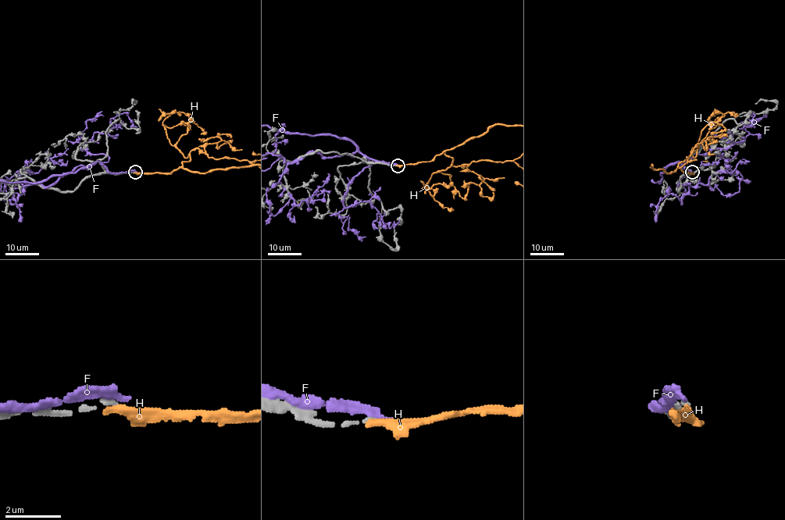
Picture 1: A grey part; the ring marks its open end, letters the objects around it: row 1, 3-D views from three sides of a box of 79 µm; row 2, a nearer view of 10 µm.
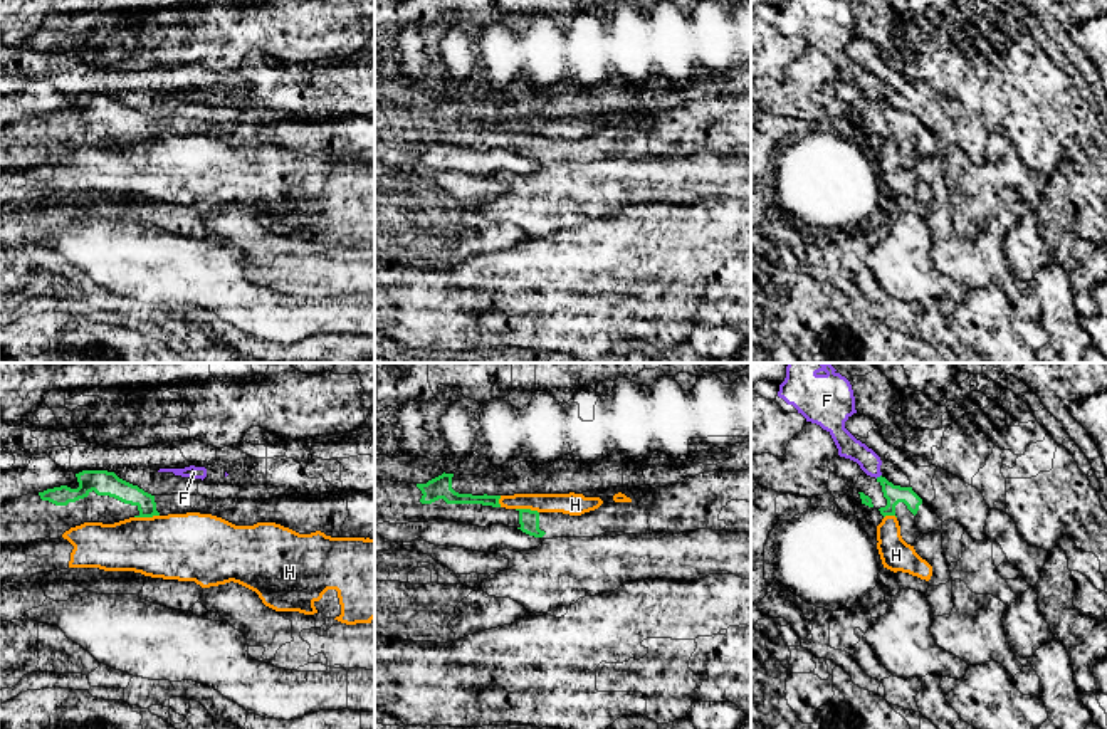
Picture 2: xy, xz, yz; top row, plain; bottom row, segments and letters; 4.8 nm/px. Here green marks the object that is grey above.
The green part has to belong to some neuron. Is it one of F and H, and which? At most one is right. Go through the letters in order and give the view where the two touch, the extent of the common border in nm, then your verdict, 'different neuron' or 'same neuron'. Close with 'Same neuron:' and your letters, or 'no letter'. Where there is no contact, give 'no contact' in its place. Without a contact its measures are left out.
F: yz | 40 nm | different neuron
H: xy | 120 nm | different neuron
Same neuron: no letter

